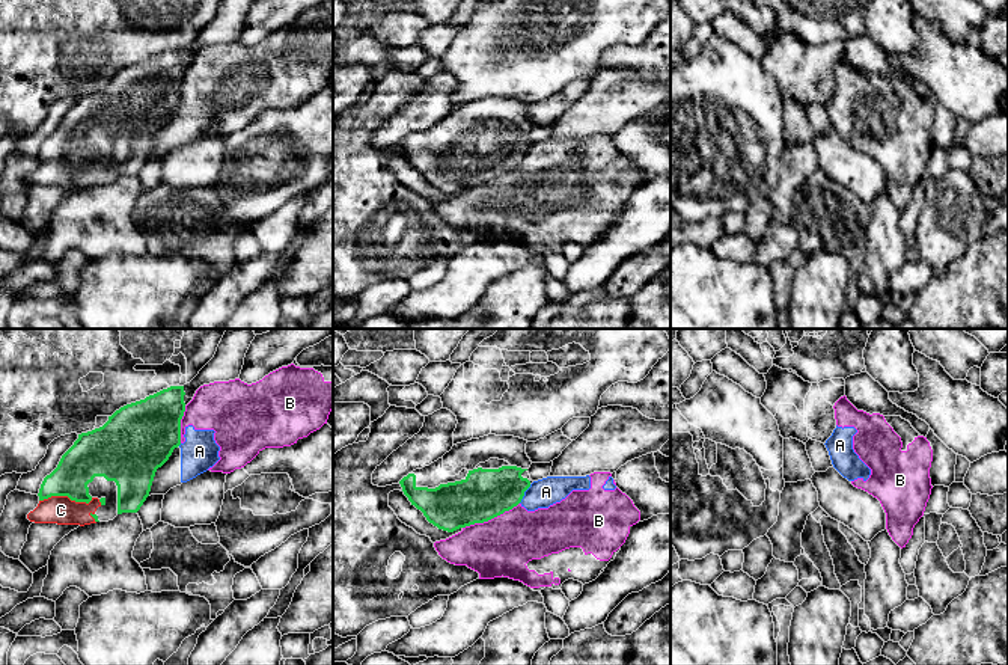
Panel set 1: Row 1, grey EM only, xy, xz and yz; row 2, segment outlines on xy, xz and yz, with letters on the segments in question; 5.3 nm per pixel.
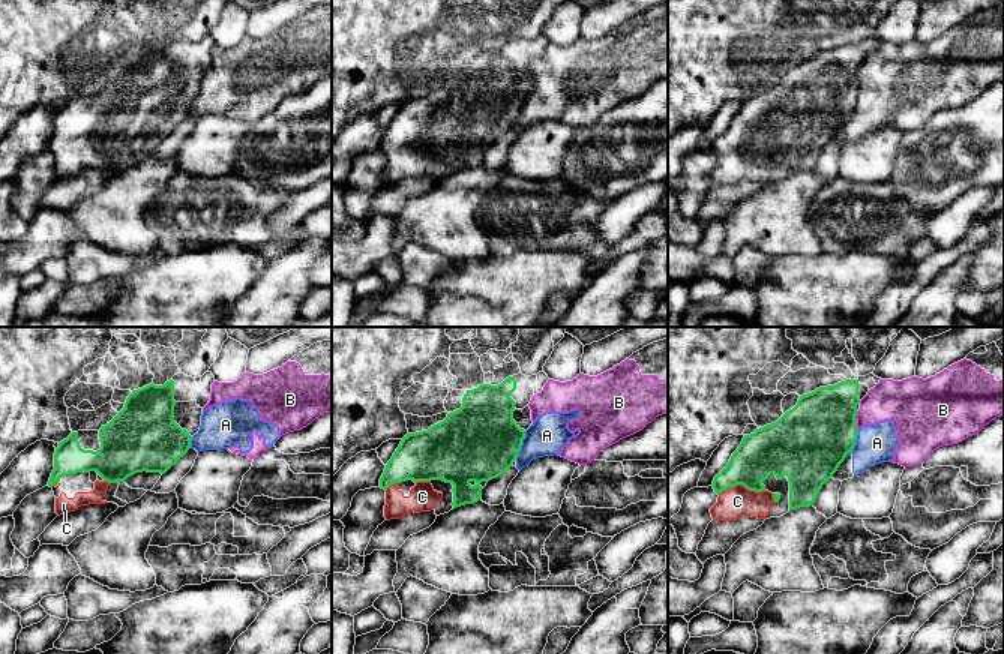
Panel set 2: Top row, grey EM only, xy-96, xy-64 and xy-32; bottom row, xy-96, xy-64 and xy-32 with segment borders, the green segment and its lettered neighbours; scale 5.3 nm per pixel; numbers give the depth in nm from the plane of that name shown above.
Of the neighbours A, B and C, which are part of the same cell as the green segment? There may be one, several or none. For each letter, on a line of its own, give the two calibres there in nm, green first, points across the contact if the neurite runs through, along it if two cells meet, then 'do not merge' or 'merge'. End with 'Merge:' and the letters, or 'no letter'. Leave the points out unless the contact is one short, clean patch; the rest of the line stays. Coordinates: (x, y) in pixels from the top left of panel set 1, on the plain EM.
A: 280/150 nm | along xz (531, 147), (519, 165) | do not merge
B: 280/320 nm | do not merge
C: 220/150 nm | merge
Merge: C

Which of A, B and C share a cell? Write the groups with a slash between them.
A B / C

